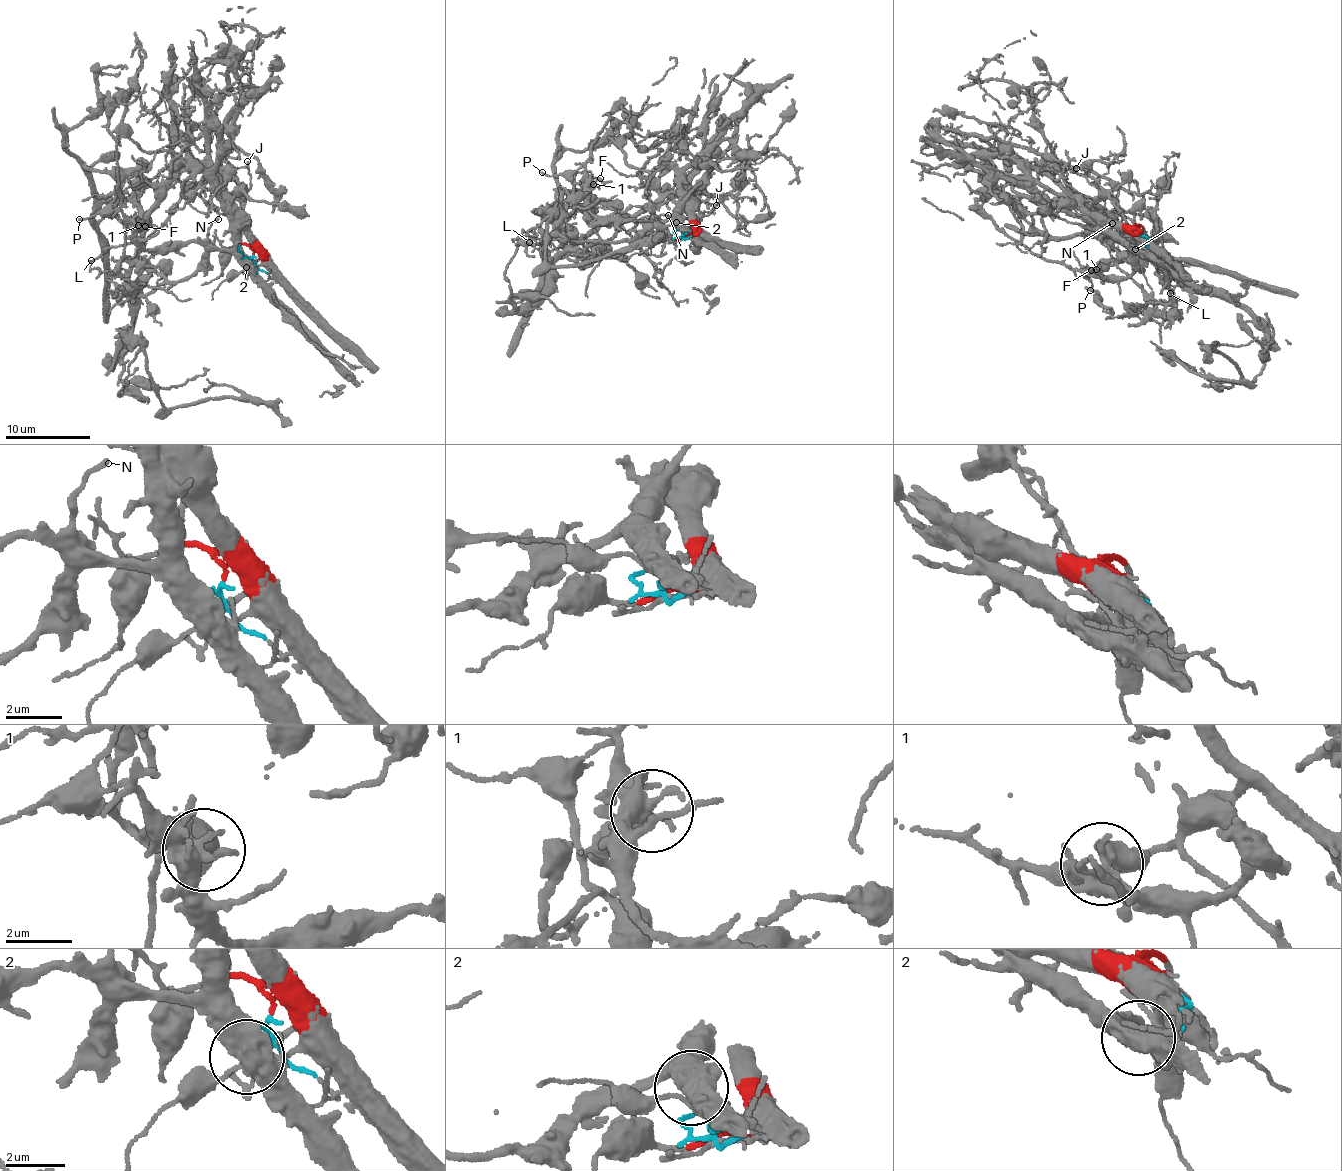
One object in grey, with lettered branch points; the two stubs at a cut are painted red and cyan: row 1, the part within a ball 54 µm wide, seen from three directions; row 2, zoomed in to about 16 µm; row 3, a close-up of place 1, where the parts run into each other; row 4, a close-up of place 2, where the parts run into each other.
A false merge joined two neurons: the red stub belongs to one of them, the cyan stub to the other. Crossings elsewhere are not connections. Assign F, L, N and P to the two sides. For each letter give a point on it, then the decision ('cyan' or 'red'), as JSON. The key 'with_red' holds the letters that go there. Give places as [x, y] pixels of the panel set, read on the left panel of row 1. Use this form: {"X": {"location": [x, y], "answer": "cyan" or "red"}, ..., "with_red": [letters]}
{"F": {"location": [145, 226], "answer": "red"}, "L": {"location": [91, 260], "answer": "red"}, "N": {"location": [218, 219], "answer": "cyan"}, "P": {"location": [79, 219], "answer": "red"}, "with_red": ["F", "L", "P"]}

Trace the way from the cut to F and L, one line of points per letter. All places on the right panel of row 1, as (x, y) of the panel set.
F: (1139, 232), (1137, 226), (1115, 227), (1072, 194), (1099, 206), (1130, 244), (1130, 252), (1090, 270)
L: (1139, 232), (1137, 226), (1115, 227), (1072, 194), (1095, 201), (1118, 231), (1152, 262), (1169, 293)

